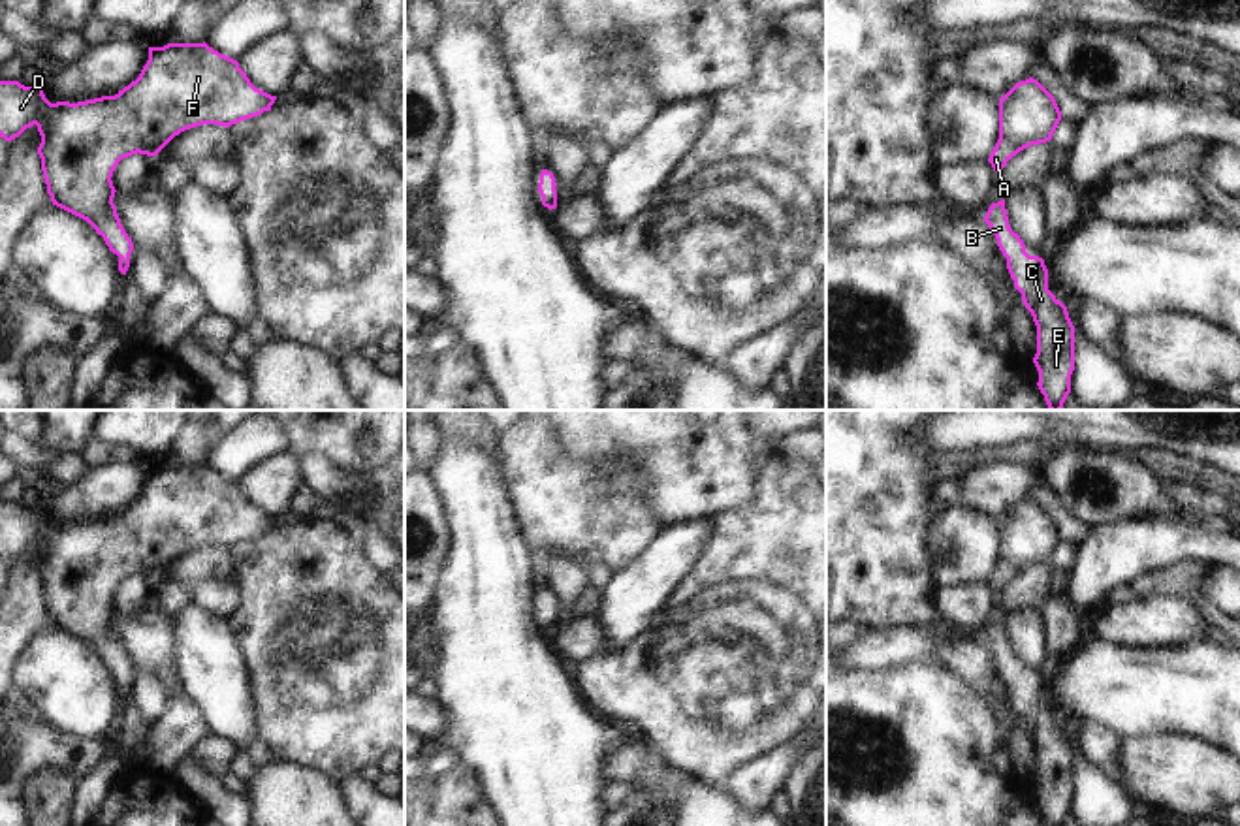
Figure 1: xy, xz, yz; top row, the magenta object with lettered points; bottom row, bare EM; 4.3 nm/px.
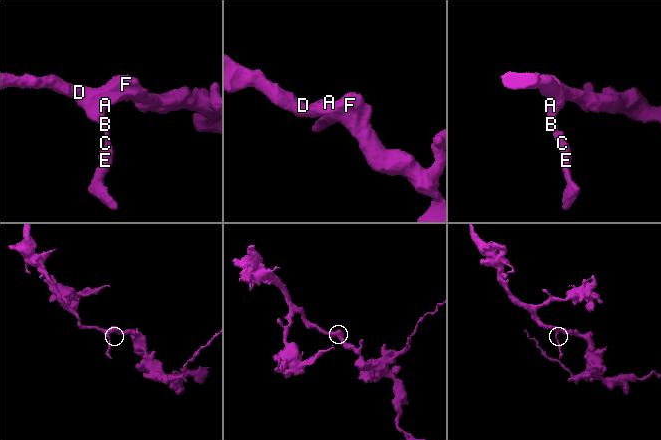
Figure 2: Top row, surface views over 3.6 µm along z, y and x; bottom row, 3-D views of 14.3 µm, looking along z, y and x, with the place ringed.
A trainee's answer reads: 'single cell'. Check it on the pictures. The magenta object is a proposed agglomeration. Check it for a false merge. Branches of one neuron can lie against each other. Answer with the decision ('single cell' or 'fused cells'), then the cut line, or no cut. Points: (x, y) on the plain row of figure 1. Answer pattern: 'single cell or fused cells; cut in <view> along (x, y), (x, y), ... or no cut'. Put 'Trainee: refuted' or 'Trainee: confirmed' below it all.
single cell; no cut
Trainee: confirmed

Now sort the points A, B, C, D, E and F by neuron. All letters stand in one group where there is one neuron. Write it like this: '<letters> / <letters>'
A B C D E F

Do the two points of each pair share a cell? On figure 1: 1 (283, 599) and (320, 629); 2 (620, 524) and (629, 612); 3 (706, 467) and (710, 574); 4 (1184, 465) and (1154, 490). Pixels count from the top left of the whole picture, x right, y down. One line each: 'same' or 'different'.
1: same
2: different
3: different
4: different

